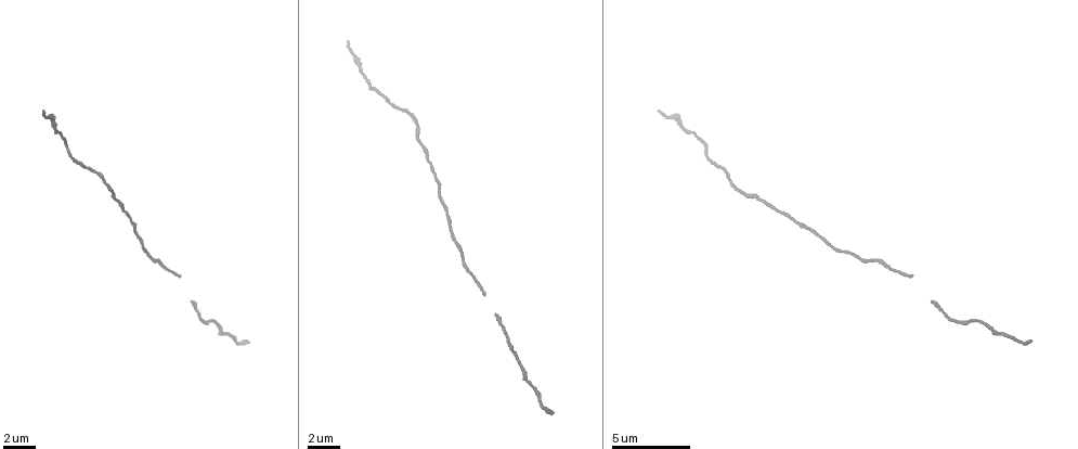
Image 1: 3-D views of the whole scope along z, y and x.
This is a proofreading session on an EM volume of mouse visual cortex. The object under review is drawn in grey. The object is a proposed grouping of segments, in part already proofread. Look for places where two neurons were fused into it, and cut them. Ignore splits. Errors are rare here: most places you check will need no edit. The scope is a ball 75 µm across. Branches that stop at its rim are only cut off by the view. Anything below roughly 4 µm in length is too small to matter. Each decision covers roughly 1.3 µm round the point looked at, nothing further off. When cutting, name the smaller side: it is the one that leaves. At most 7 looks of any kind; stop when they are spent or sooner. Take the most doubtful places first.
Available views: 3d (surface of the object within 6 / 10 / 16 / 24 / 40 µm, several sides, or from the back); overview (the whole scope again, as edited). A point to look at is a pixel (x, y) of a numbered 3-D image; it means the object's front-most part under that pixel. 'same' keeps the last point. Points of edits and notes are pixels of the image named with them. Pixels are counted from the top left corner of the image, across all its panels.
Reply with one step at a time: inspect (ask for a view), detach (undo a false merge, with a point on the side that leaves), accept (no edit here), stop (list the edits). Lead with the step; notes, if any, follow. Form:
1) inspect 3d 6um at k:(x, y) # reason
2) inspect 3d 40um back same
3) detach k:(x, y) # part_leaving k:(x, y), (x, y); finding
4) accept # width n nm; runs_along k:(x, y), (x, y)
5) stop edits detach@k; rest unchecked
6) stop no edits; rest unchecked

inspect 3d 10um at 1:(484, 292) # thin neck

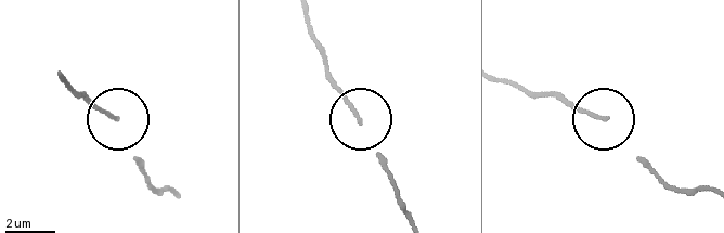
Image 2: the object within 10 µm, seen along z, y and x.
accept # one neuron here

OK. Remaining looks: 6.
inspect 3d 16um at 1:(123, 203) # sudden change in width

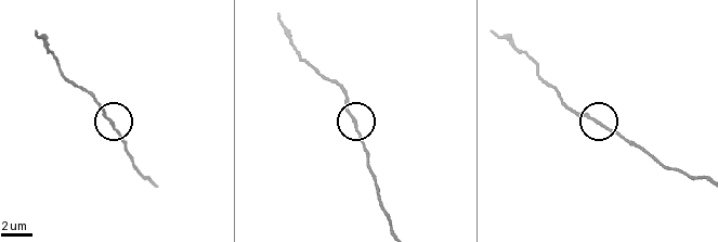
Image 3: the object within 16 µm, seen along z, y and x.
accept # runs_along 3:(133, 166), (114, 122), (103, 113), (96, 99); all the same neuron

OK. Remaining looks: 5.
inspect 3d 10um at 1:(368, 83) # sudden change in width

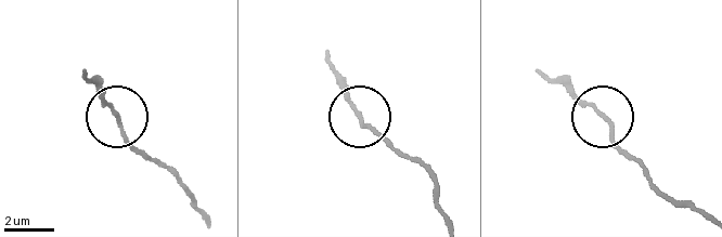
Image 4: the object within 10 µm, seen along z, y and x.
accept # all the same neuron

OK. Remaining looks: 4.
inspect 3d 6um at 1:(143, 246)

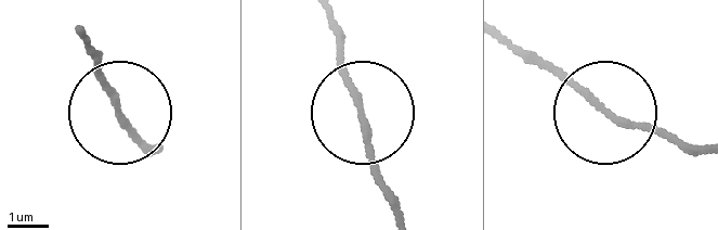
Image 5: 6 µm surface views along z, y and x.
accept # runs_along 5:(363, 114), (363, 149), (391, 211); all the same neuron

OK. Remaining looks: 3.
stop no edits; rest unchecked

